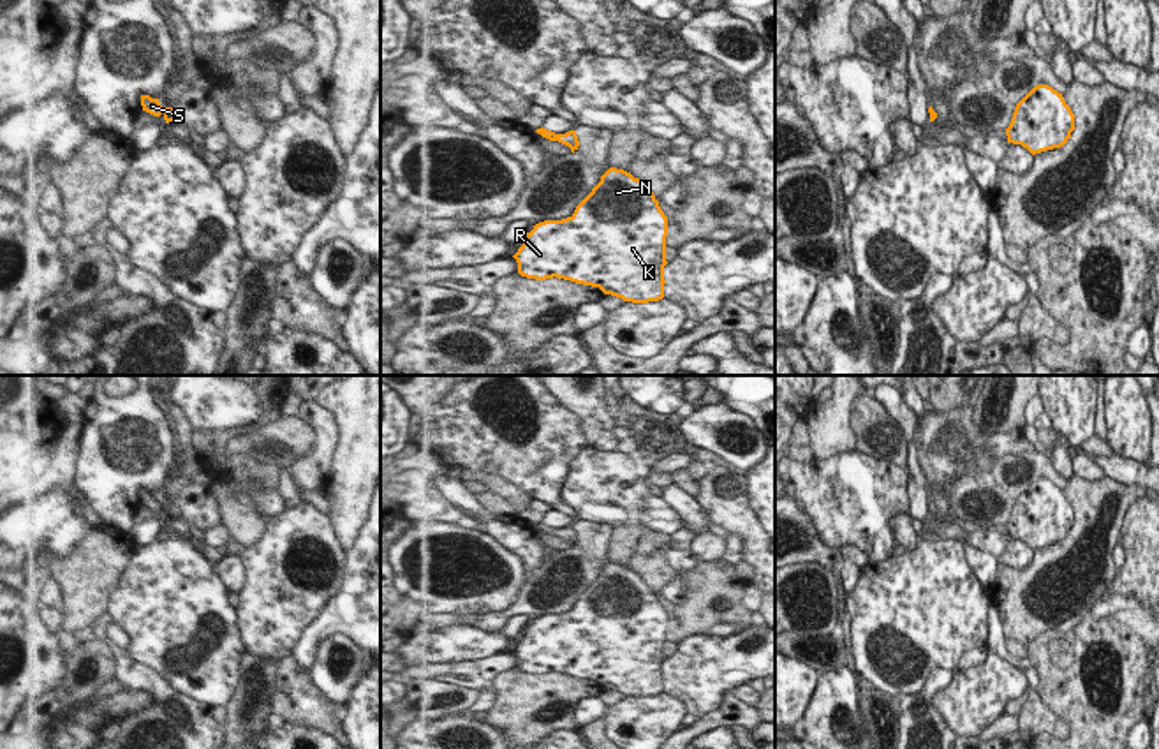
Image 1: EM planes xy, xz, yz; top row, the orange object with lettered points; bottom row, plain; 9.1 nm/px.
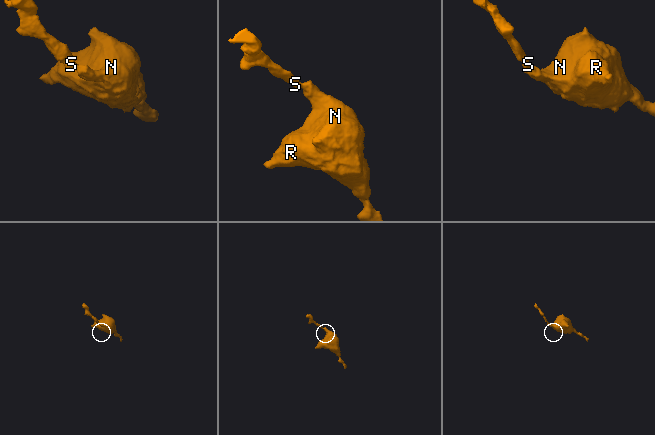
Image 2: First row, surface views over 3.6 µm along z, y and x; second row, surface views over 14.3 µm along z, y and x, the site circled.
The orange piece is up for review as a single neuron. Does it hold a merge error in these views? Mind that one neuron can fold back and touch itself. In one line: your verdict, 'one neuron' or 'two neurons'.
one neuron

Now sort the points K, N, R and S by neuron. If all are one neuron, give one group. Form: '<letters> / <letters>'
K N R S

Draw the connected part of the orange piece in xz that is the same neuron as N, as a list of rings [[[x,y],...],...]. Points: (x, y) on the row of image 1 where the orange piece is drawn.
[[[609,167],[592,192],[562,220],[544,220],[523,238],[513,256],[527,278],[564,278],[599,287],[604,294],[632,303],[664,298],[668,217],[645,182]]]

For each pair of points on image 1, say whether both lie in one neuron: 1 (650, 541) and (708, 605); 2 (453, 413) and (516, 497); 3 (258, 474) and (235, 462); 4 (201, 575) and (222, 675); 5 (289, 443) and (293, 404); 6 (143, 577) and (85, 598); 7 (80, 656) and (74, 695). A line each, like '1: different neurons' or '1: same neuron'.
1: same neuron
2: different neurons
3: same neuron
4: same neuron
5: different neurons
6: different neurons
7: same neuron

